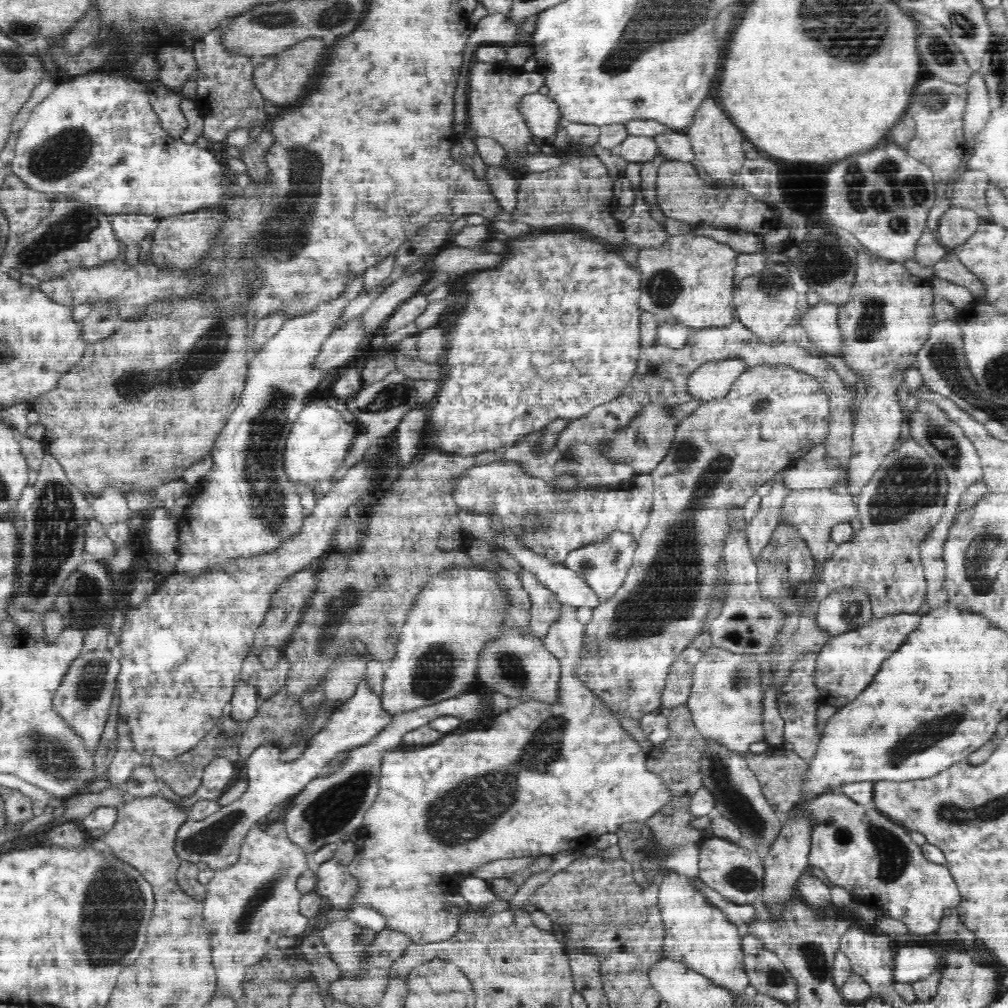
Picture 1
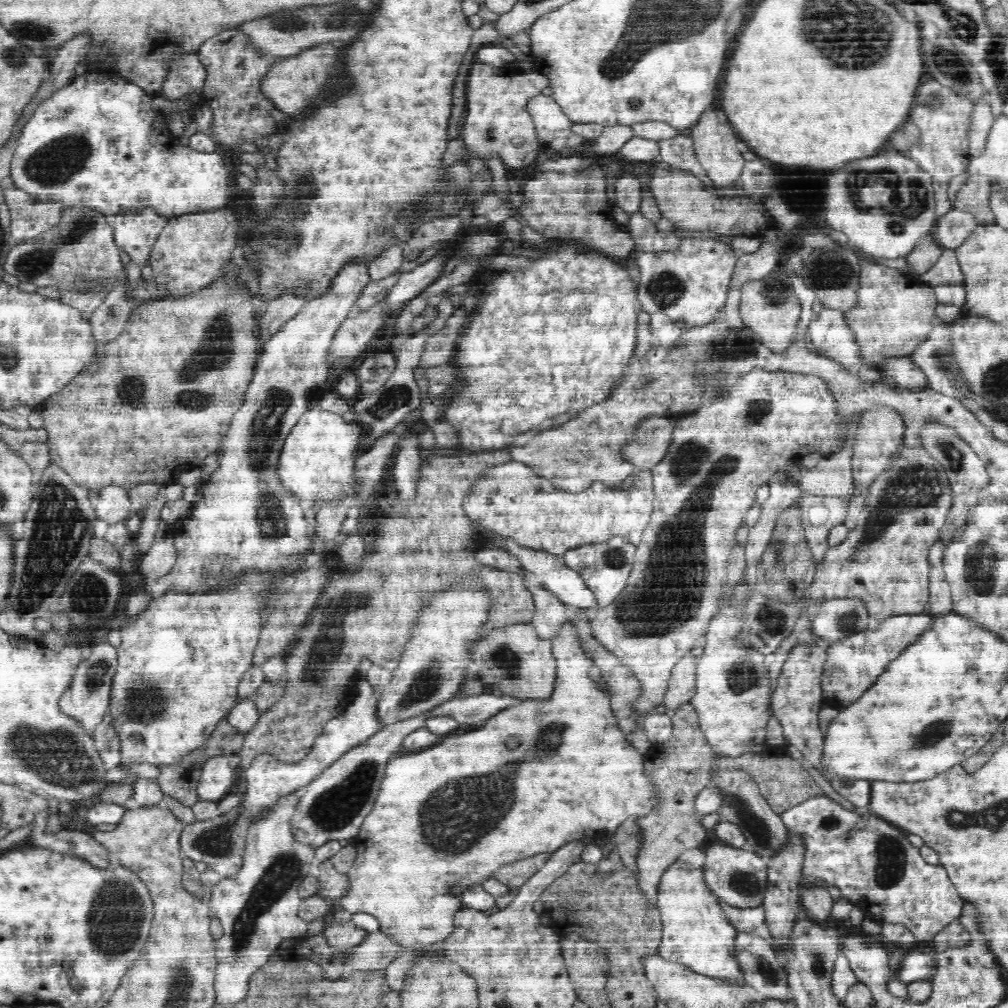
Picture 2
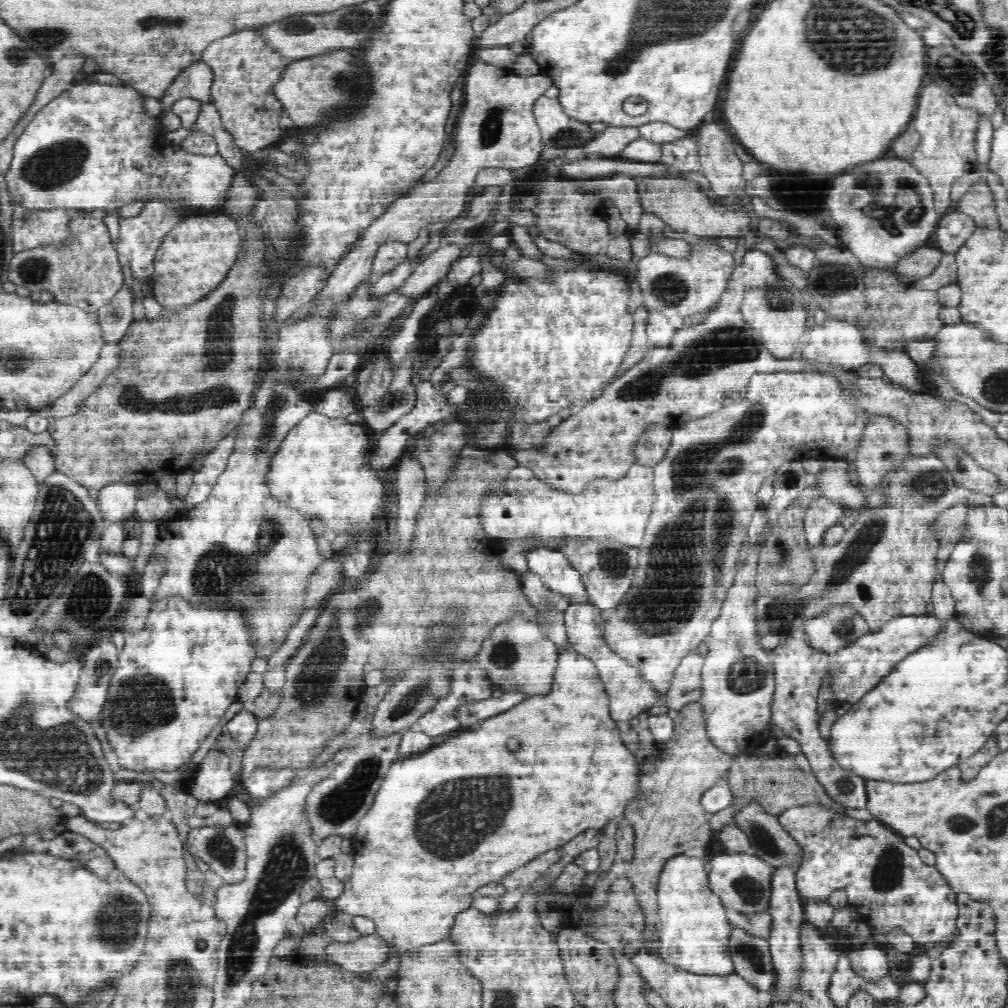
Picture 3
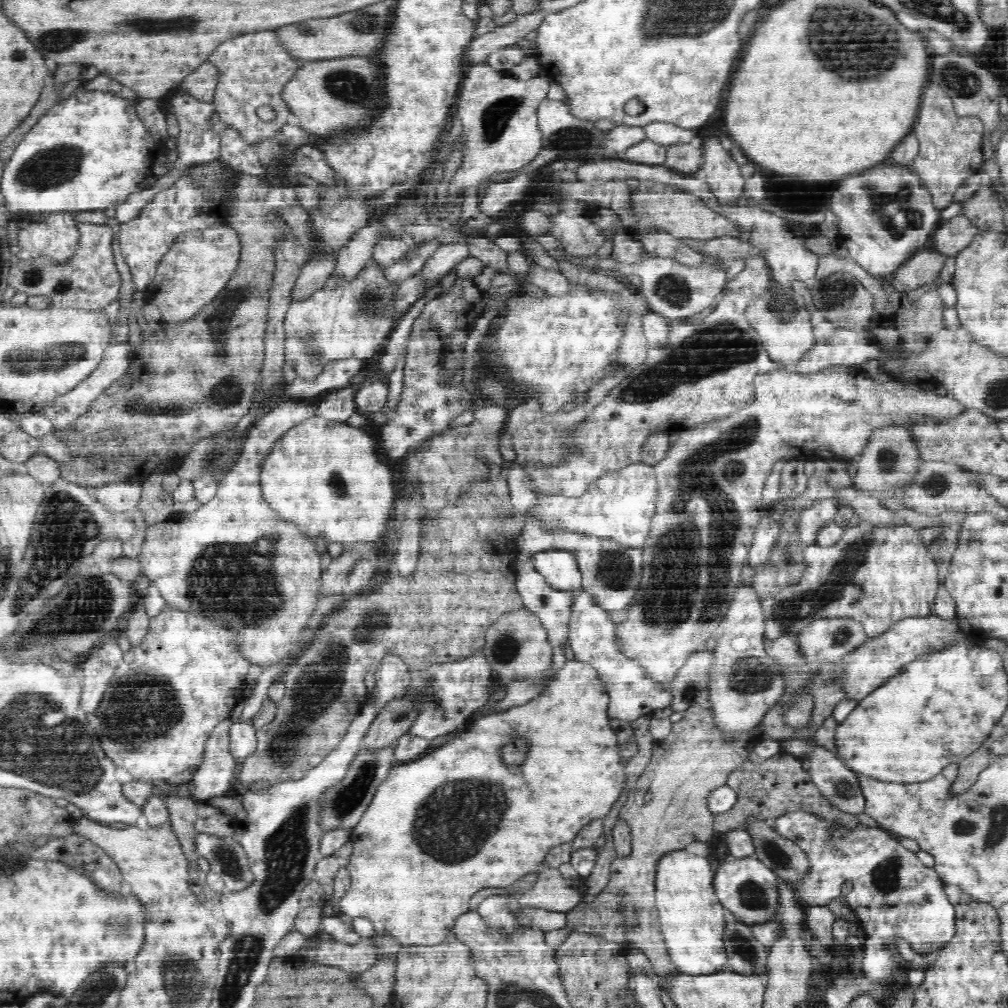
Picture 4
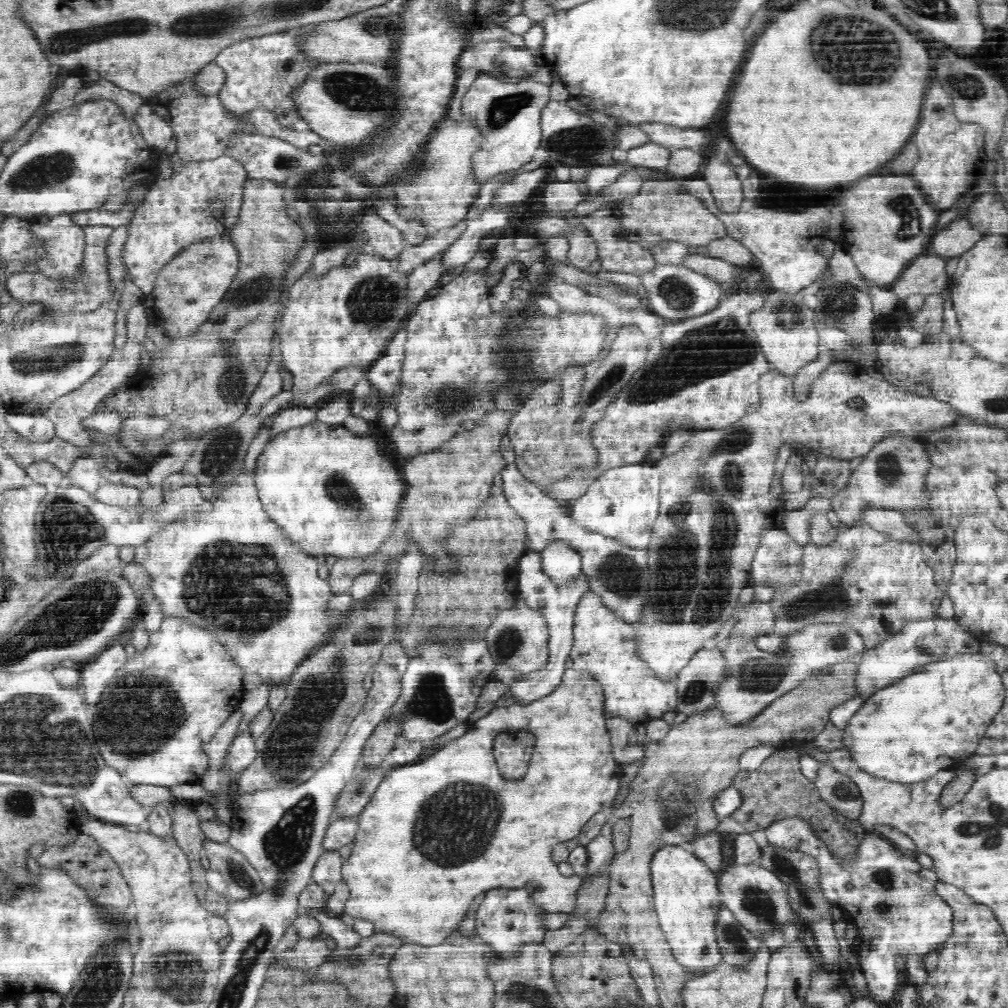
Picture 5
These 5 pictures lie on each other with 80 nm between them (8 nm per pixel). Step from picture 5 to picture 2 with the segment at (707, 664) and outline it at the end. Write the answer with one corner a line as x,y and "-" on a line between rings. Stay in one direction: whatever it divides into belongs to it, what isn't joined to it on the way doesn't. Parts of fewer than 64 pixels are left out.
684,656
672,668
670,681
663,697
663,704
668,709
676,709
684,703
689,703
695,692
696,661
690,656

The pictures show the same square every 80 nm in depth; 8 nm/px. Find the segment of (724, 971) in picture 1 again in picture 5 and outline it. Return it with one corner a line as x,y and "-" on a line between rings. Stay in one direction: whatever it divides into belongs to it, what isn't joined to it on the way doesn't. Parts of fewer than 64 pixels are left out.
664,847
654,856
652,864
653,901
660,928
676,962
691,973
707,973
723,963
723,954
718,945
717,922
722,899
717,887
717,873
701,858
684,848

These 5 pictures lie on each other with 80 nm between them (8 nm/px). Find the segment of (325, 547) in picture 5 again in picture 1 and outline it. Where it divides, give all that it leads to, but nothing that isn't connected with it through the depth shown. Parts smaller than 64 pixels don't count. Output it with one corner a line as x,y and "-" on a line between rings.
327,399
308,401
298,412
285,448
285,467
288,476
298,484
302,482
322,486
332,470
343,462
344,454
352,451
353,439
358,433
347,423
342,413
329,405

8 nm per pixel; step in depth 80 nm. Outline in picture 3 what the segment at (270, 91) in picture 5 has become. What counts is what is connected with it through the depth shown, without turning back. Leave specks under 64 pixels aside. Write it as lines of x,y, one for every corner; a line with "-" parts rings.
252,29
238,30
212,40
206,44
200,58
212,69
210,100
218,111
222,129
232,137
236,147
256,155
286,133
278,121
283,108
270,92
270,86
278,80
287,60
264,45

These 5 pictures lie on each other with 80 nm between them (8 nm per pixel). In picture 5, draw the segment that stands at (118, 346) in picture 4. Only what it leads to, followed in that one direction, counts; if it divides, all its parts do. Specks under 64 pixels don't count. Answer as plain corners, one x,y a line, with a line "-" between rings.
143,304
137,305
128,314
128,336
126,342
120,347
115,347
108,360
102,364
102,368
98,369
98,372
91,376
84,384
81,384
64,396
59,396
54,402
44,410
43,415
51,420
55,426
55,436
63,438
68,442
75,445
80,445
81,447
89,447
92,445
90,437
84,433
84,429
81,428
80,422
84,418
90,417
90,414
94,412
96,404
110,392
114,390
116,386
124,383
128,376
132,376
141,366
140,360
140,350
143,345
148,345
148,340
146,338
146,328
150,323
150,317
147,309

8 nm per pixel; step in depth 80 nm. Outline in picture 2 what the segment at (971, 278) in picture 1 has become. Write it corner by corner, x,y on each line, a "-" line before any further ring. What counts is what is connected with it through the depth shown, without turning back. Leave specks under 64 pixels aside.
944,250
936,264
919,276
924,284
957,284
964,285
967,280
962,267
959,265
958,257
953,250

